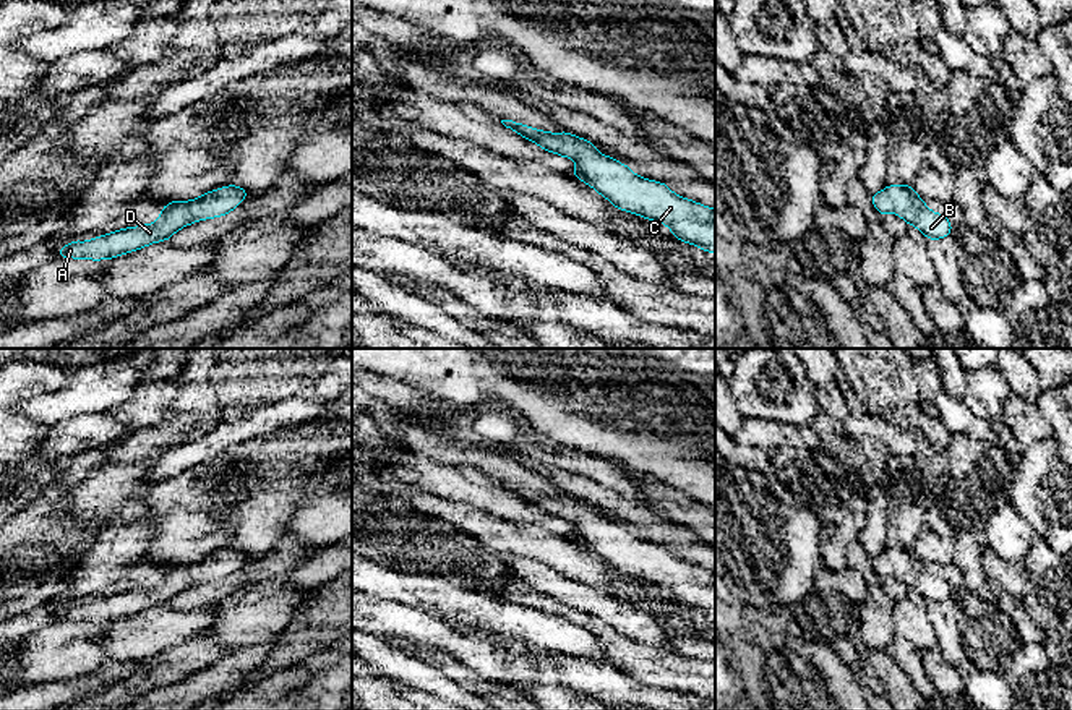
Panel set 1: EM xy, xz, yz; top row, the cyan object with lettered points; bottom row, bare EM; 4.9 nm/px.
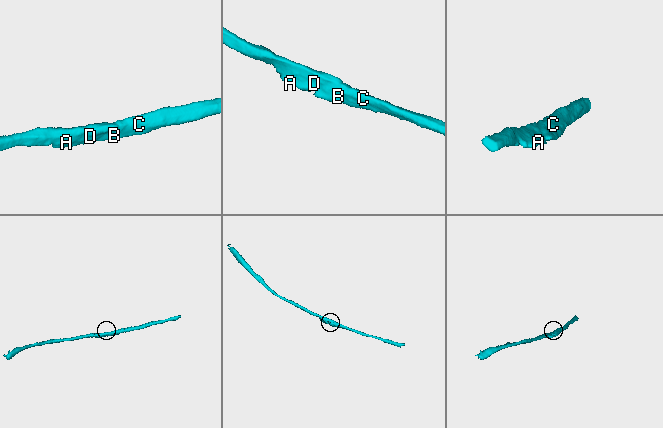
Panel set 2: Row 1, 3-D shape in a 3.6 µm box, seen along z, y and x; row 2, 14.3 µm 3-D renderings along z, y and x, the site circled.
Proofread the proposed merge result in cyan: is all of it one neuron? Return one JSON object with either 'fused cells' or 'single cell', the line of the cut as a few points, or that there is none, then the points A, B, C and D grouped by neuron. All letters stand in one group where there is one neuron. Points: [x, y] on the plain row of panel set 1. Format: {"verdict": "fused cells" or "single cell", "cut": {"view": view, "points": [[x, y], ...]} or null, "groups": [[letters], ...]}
{"verdict": "single cell", "cut": null, "groups": [["A", "B", "C", "D"]]}

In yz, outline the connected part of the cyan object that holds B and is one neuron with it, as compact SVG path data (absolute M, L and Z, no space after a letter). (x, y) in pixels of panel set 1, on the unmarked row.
M887 548L873 556L871 564L881 579L895 575L908 588L915 588L928 603L941 603L952 597L950 584L944 577L928 572L911 548Z

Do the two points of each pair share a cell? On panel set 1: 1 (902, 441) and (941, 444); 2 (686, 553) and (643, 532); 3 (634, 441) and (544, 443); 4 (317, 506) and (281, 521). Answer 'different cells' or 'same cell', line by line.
1: different cells
2: same cell
3: different cells
4: different cells

